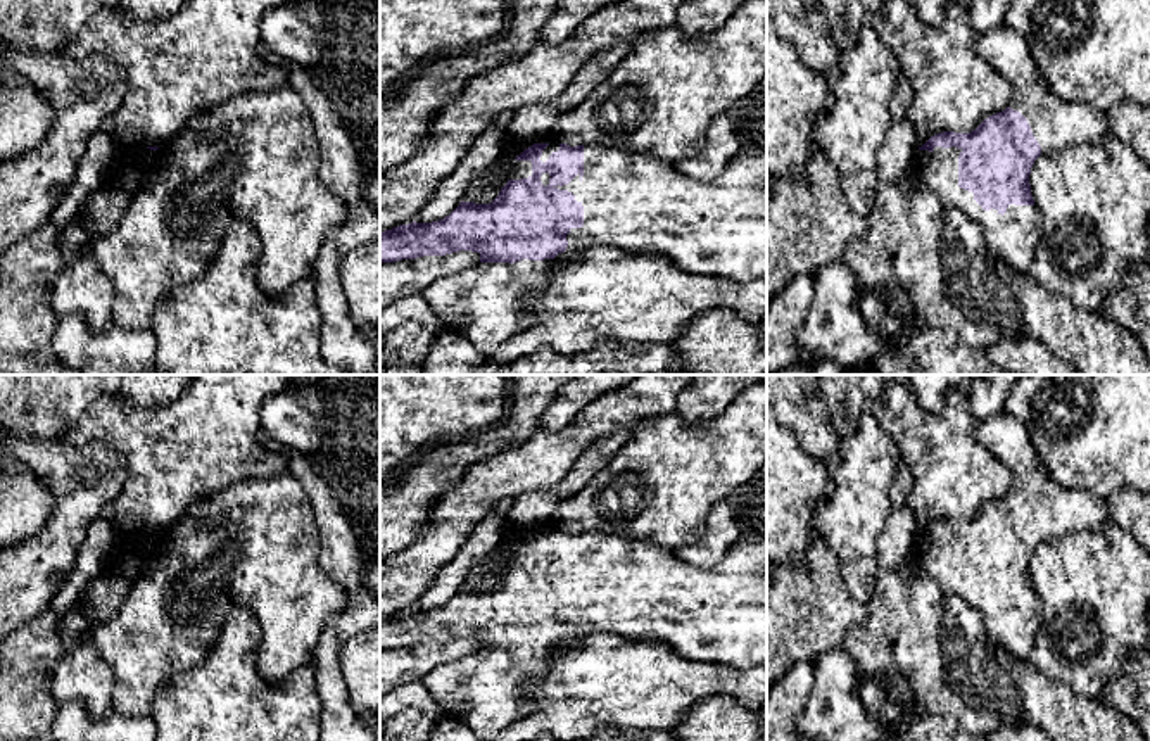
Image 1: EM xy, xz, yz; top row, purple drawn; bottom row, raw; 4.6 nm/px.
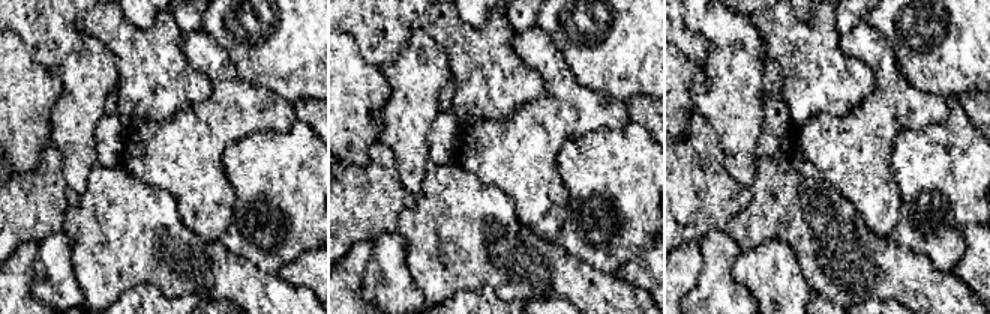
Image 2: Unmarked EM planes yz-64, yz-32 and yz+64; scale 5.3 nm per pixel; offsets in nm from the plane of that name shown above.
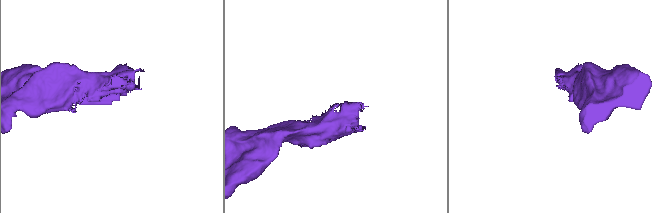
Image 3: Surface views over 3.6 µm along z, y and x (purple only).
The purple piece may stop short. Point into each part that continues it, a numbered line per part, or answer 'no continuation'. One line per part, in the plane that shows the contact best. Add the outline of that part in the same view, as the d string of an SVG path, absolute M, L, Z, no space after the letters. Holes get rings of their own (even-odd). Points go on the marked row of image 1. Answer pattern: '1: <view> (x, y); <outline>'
1: yz (1014, 237); M934 147L919 150L919 171L924 185L948 207L962 209L981 230L988 250L1017 273L1029 273L1039 244L1041 218L1036 206L1010 204L1002 216L984 211L974 193L958 187L958 155L962 149Z

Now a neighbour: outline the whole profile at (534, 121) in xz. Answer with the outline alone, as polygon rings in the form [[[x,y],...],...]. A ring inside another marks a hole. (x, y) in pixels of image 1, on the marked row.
[[[625,41],[594,52],[558,98],[516,111],[506,128],[508,135],[513,138],[546,140],[556,119],[587,100],[630,50],[632,45]]]

